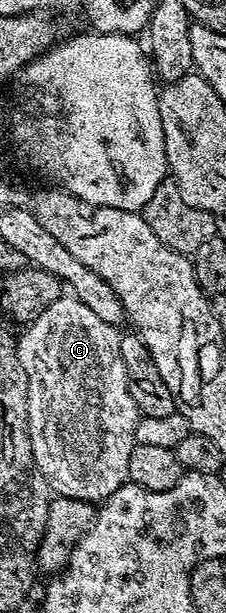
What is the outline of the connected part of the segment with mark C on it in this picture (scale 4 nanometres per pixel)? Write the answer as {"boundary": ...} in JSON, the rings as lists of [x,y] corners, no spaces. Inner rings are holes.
{"boundary":[[[66,294],[61,300],[52,302],[52,306],[23,331],[26,333],[17,337],[20,366],[24,366],[28,378],[32,452],[40,474],[44,474],[50,484],[51,493],[105,502],[130,479],[128,458],[132,458],[140,413],[130,393],[124,358],[120,354],[122,336],[118,331],[115,325],[104,322],[104,318],[96,318],[84,302]]]}

